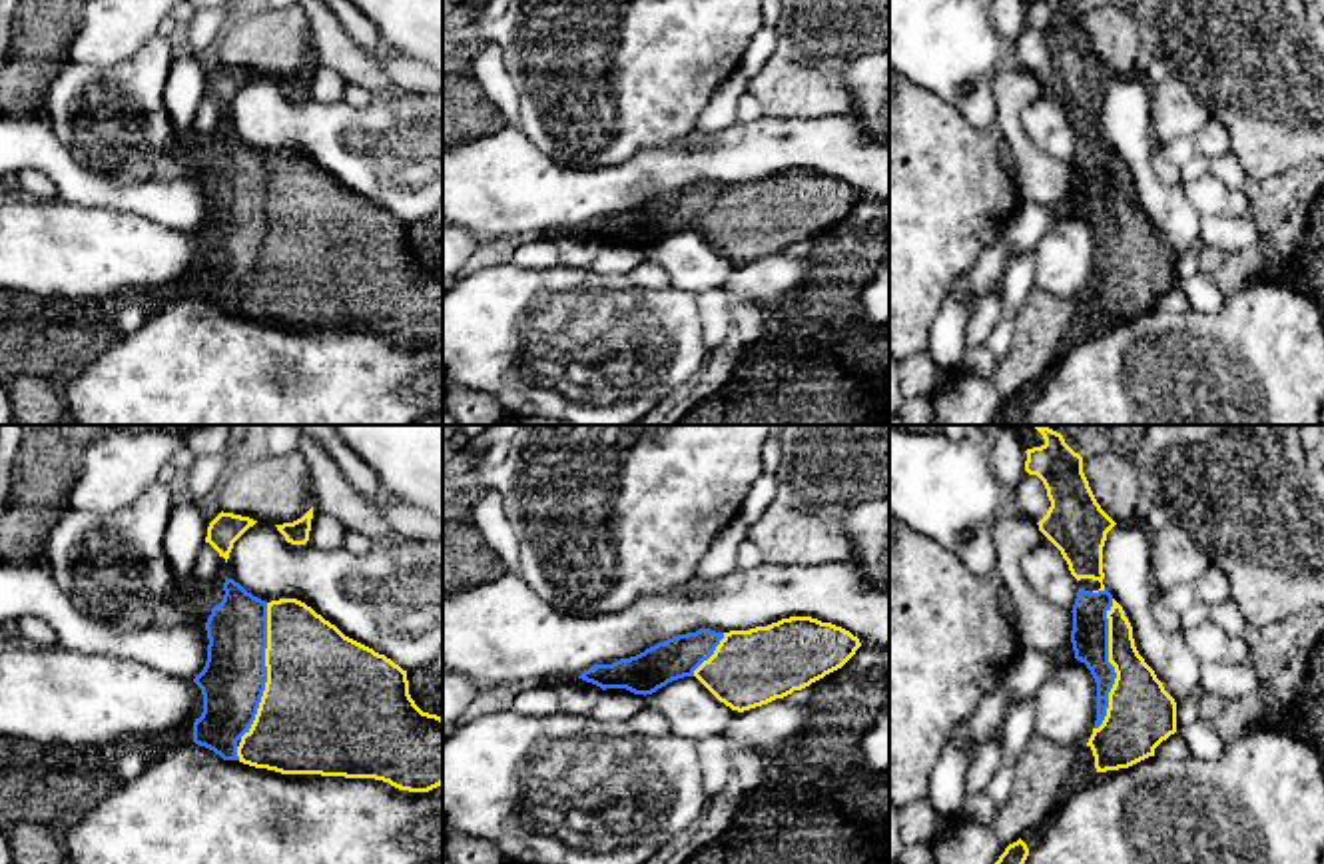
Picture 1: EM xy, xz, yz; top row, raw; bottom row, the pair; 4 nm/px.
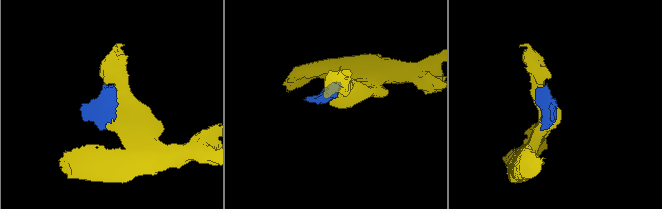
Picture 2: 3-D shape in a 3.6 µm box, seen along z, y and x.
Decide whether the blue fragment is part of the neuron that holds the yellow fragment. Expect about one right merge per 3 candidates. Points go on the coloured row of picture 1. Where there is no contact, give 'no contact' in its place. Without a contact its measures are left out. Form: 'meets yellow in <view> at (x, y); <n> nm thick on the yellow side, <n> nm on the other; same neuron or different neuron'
meets yellow in xy at (268, 671); 480 nm thick on the yellow side, 260 nm on the other; same neuron

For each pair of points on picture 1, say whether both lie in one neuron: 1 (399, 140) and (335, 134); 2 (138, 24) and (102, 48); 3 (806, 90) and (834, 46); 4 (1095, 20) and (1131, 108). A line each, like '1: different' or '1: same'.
1: same
2: same
3: same
4: different

